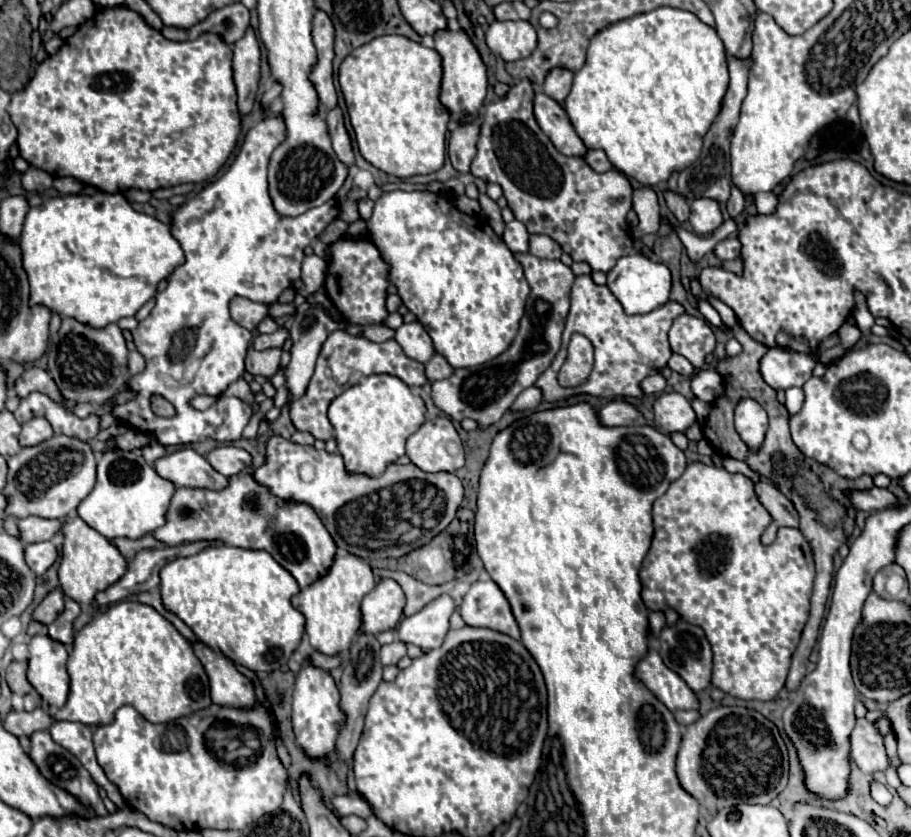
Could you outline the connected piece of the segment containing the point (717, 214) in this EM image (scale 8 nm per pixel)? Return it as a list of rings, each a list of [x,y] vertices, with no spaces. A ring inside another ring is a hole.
[[[697,198],[691,204],[689,222],[697,234],[715,232],[723,224],[723,214],[719,202],[713,198]]]

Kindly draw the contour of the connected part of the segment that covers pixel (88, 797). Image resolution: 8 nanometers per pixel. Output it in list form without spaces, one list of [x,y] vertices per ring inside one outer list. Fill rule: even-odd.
[[[39,730],[39,732],[35,732],[33,736],[31,736],[31,760],[37,764],[37,768],[41,770],[41,774],[49,780],[49,782],[53,782],[55,786],[61,786],[63,790],[67,790],[67,792],[71,792],[73,796],[77,796],[83,804],[87,804],[87,806],[91,806],[99,816],[107,816],[107,810],[105,810],[105,806],[103,806],[103,800],[101,800],[101,796],[99,796],[99,792],[97,792],[97,784],[95,784],[95,780],[91,778],[91,774],[85,770],[85,766],[71,754],[71,752],[67,752],[65,748],[61,748],[53,738],[51,738],[51,734],[49,734],[49,730]]]

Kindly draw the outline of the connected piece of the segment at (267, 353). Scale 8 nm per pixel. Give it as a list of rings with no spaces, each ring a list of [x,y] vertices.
[[[269,348],[269,350],[263,350],[263,352],[257,352],[257,350],[251,350],[249,354],[249,360],[247,360],[247,370],[257,376],[275,376],[281,368],[281,354],[283,350],[281,348]]]

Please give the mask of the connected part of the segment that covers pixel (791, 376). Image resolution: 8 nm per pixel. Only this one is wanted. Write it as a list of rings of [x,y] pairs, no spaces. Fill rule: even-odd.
[[[839,336],[827,338],[821,346],[809,354],[789,354],[783,350],[771,348],[761,358],[761,376],[773,390],[787,390],[791,386],[803,386],[805,380],[811,378],[815,364],[819,362],[819,352],[833,348],[839,344]]]

